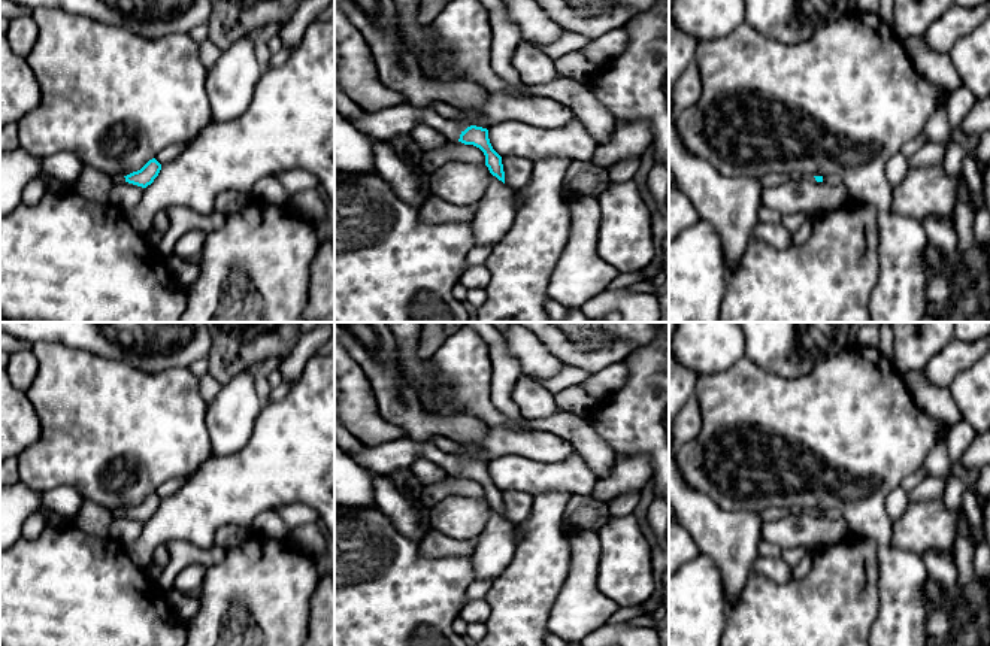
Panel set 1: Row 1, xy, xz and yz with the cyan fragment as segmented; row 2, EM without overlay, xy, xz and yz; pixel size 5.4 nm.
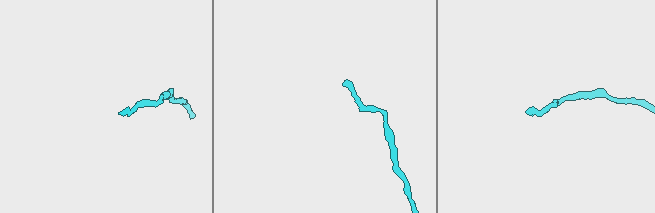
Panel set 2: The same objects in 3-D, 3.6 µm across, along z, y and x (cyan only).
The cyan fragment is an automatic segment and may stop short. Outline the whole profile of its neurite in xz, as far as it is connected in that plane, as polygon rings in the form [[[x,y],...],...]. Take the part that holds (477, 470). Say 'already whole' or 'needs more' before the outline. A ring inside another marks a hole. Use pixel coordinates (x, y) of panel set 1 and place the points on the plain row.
needs more; [[[409,439],[391,440],[376,446],[361,446],[358,452],[346,454],[360,465],[381,474],[408,468],[420,457],[427,458],[439,464],[448,476],[461,476],[479,482],[485,489],[485,500],[490,507],[505,518],[502,491],[493,483],[487,462],[470,460],[461,465],[452,454],[438,449],[433,443],[420,443]]]

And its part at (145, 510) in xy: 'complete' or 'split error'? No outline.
split error

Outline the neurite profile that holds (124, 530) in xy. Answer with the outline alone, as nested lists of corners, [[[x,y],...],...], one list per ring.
[[[128,516],[112,518],[109,537],[122,546],[128,546],[140,536],[143,525],[145,522]]]

